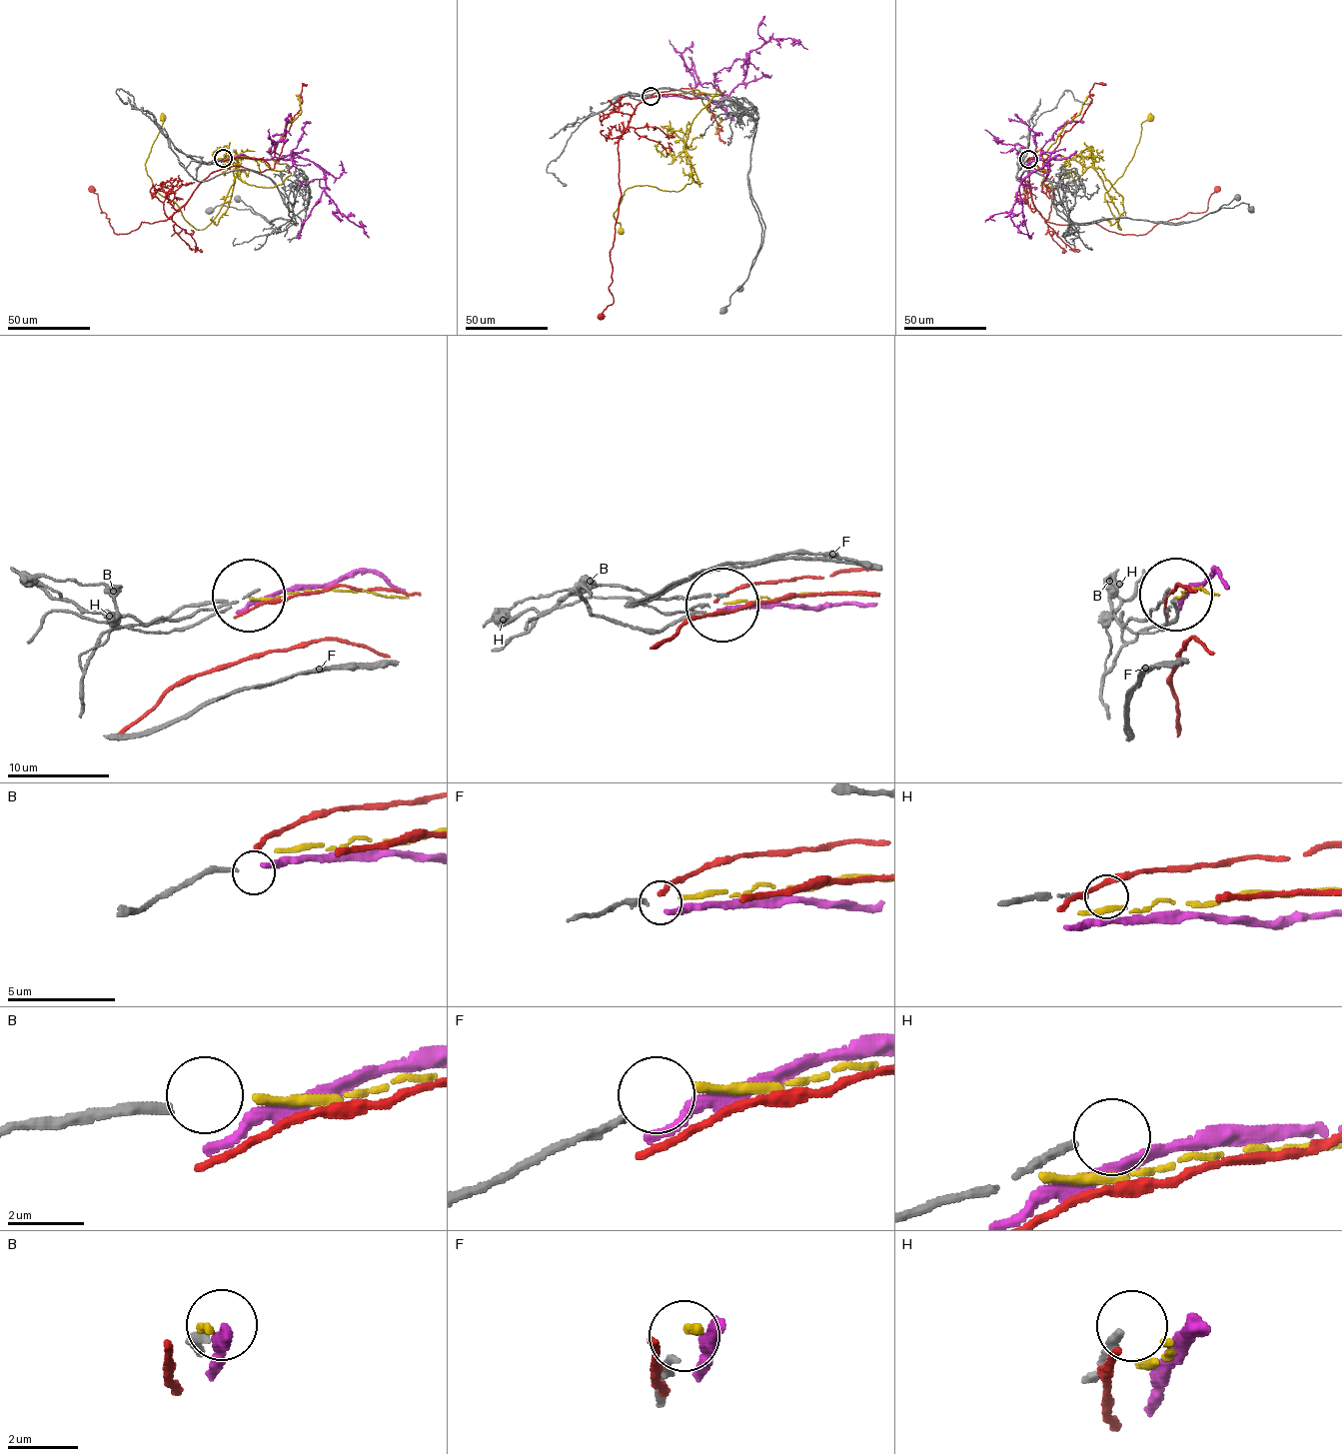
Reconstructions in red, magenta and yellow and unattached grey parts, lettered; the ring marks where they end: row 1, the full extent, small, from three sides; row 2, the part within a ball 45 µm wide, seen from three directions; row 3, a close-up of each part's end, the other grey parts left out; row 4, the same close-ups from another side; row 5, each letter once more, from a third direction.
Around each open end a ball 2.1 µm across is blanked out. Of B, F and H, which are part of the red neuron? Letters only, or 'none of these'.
none of these

